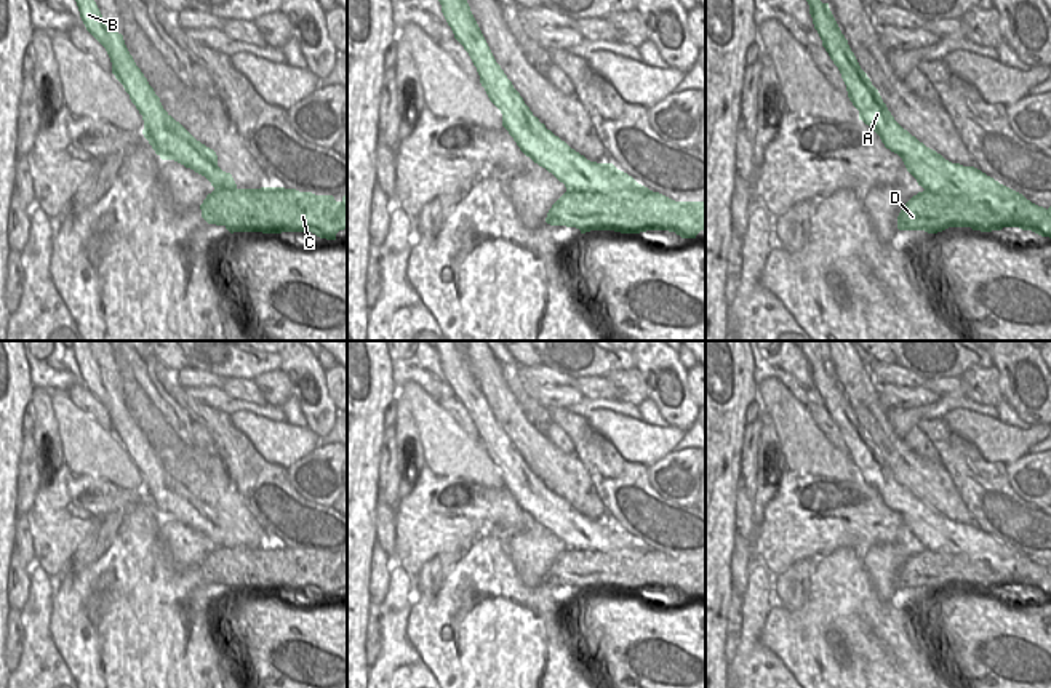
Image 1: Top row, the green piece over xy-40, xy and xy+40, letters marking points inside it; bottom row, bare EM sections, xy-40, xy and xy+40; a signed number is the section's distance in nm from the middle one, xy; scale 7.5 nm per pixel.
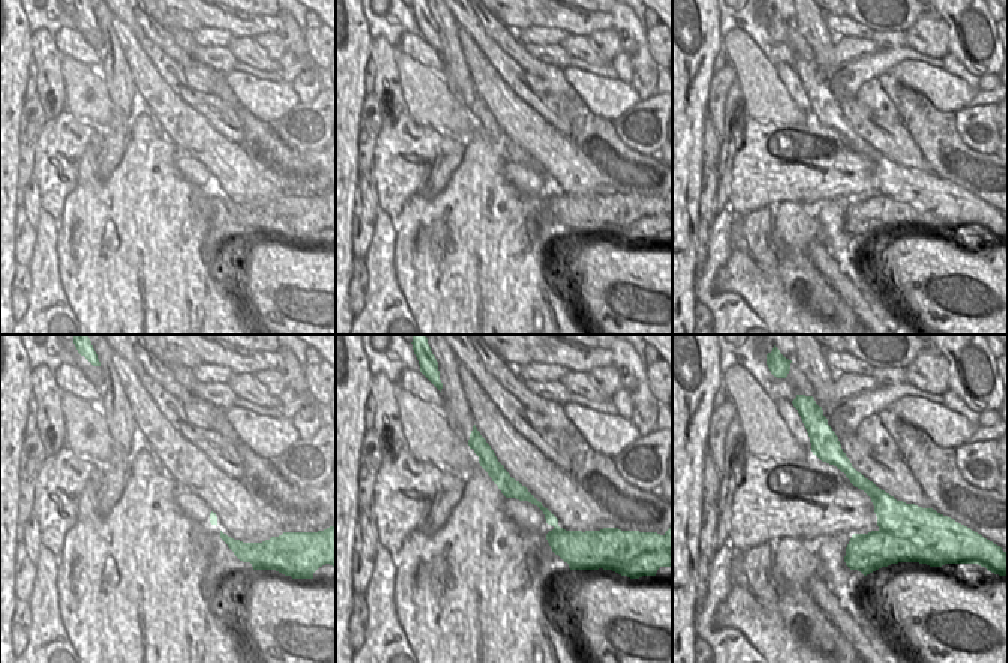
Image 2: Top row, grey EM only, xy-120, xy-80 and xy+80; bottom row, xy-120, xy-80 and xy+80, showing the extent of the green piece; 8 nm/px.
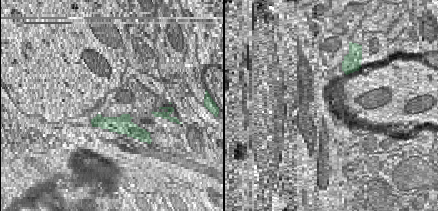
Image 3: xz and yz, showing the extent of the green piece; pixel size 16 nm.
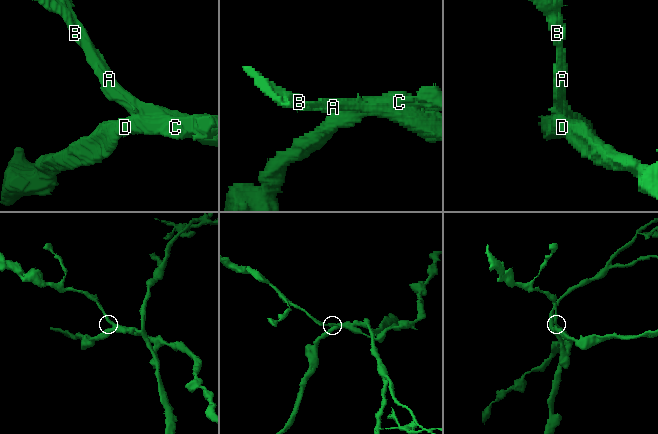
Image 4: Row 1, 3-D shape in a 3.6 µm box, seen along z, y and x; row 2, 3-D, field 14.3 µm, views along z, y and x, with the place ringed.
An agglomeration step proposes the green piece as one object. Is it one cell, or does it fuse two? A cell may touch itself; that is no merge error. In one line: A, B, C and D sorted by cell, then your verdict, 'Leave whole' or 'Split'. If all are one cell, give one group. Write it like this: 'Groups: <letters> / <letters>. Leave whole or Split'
Groups: A B / C D. Split.

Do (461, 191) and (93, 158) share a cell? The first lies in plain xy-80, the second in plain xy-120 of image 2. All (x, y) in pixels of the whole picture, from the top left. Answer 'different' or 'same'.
same

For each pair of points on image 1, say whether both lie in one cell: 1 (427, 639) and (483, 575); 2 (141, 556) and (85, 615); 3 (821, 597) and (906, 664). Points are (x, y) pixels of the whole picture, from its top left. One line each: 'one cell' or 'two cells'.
1: one cell
2: one cell
3: one cell

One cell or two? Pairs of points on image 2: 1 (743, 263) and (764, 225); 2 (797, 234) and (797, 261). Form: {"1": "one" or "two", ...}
{"1": "two", "2": "two"}

